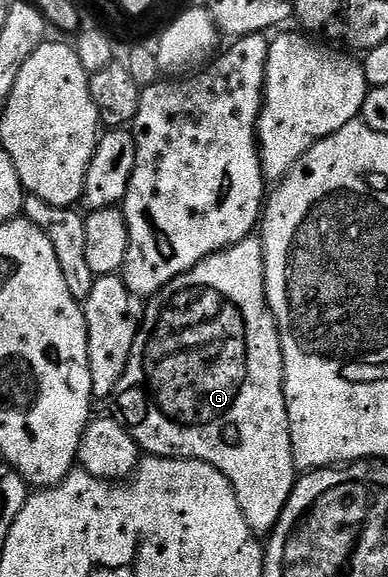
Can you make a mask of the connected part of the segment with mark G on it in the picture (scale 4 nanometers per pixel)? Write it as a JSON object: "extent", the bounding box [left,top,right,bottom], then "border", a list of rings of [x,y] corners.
{"extent":[113,236,297,535],"border":[[[248,236],[242,238],[237,244],[227,247],[226,250],[218,250],[216,254],[210,254],[189,272],[177,276],[169,284],[165,284],[165,288],[161,288],[156,294],[151,295],[146,299],[144,306],[147,307],[144,308],[143,314],[141,310],[141,321],[135,332],[129,364],[113,395],[116,410],[114,413],[117,415],[118,421],[122,422],[123,427],[133,436],[140,451],[156,458],[194,458],[196,463],[203,465],[204,462],[207,465],[204,467],[224,474],[227,477],[228,487],[235,493],[239,501],[239,513],[247,521],[251,531],[256,535],[263,533],[266,535],[275,529],[277,520],[293,492],[297,481],[297,467],[293,460],[289,416],[283,391],[283,353],[281,352],[279,329],[275,323],[273,312],[267,306],[262,241],[258,237]]]}

